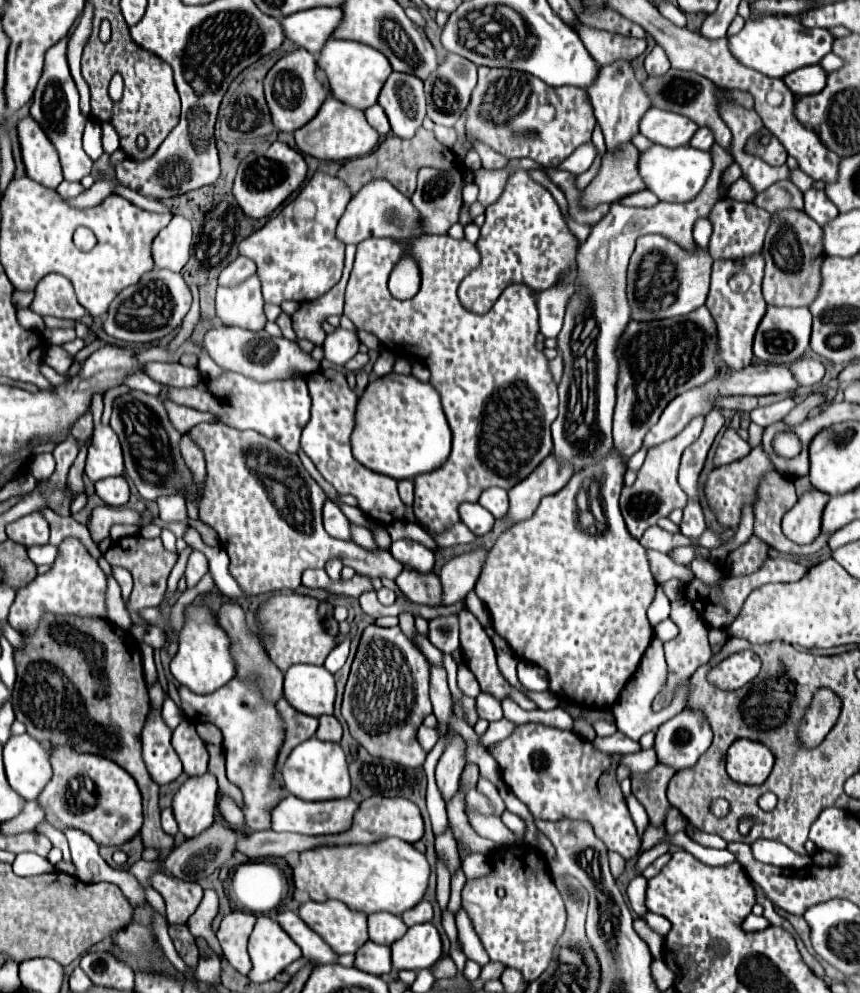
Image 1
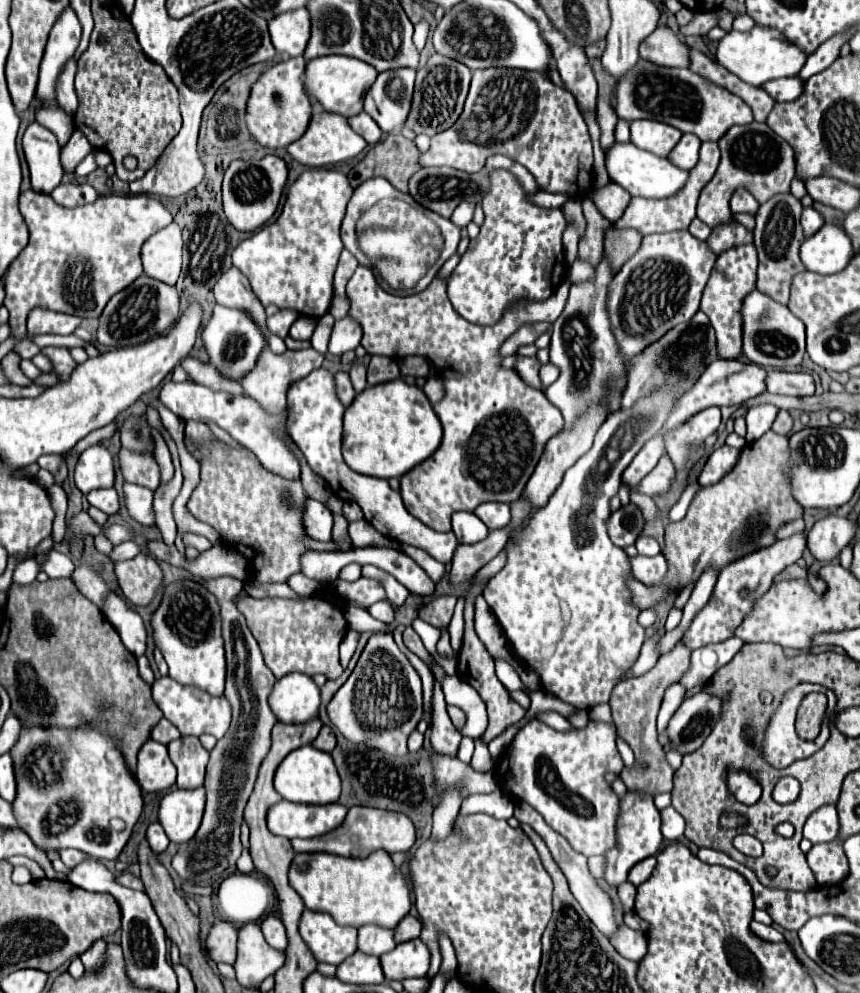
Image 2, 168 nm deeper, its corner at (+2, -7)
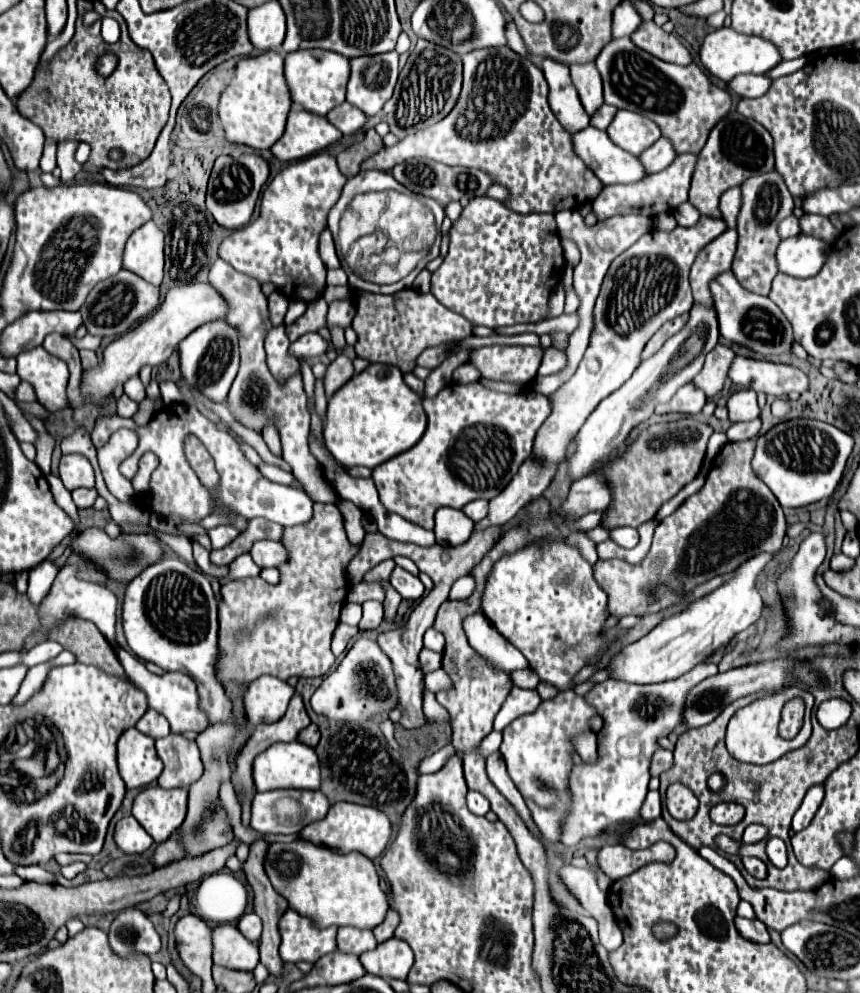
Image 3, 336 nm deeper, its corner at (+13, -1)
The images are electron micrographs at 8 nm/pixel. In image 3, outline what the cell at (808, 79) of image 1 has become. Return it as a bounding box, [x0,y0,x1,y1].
[726,75,772,97]

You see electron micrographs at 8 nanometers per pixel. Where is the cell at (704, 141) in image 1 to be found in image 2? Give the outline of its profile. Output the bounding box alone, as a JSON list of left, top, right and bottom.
[669,133,701,169]

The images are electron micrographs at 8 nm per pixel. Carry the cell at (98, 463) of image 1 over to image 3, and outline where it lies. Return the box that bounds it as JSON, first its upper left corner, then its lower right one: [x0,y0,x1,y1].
[60,455,94,491]

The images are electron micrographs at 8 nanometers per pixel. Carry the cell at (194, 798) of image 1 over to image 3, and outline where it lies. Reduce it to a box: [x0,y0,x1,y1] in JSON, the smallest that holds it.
[132,785,188,843]

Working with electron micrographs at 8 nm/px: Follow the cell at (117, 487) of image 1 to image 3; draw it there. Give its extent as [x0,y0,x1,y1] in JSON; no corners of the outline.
[72,489,98,509]

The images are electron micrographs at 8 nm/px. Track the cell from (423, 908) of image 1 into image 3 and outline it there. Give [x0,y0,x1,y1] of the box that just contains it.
[372,909,400,943]

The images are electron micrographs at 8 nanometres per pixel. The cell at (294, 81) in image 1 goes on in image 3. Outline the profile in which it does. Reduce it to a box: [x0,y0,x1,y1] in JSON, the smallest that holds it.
[218,51,292,151]

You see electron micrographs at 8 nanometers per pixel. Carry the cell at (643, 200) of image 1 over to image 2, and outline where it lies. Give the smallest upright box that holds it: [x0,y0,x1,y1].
[595,183,631,223]

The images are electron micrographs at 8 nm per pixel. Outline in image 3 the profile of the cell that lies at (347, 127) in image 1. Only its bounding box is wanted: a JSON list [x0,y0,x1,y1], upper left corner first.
[270,111,342,161]

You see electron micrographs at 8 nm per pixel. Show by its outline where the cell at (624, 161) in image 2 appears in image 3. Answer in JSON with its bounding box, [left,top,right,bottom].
[572,127,644,183]

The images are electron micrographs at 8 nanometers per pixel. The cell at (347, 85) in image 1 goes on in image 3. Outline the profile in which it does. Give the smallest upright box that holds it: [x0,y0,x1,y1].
[284,49,350,115]

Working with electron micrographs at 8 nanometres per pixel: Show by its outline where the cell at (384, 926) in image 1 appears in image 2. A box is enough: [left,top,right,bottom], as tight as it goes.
[357,925,397,957]

